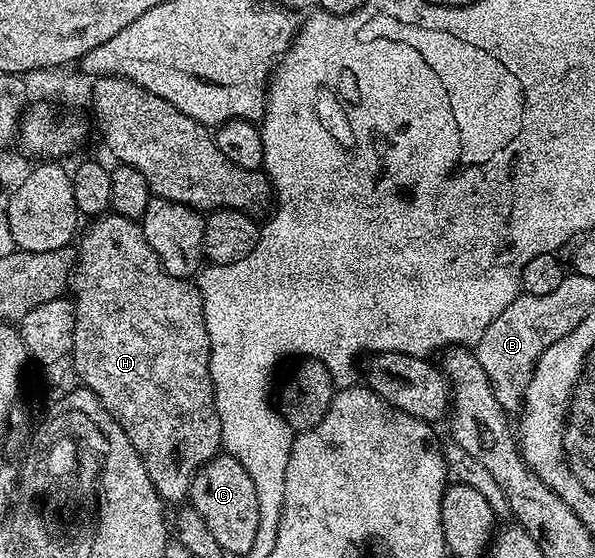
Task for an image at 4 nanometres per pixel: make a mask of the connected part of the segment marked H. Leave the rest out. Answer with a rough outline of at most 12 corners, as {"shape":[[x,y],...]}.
{"shape":[[136,219],[82,231],[78,381],[164,503],[220,453],[209,332]]}

